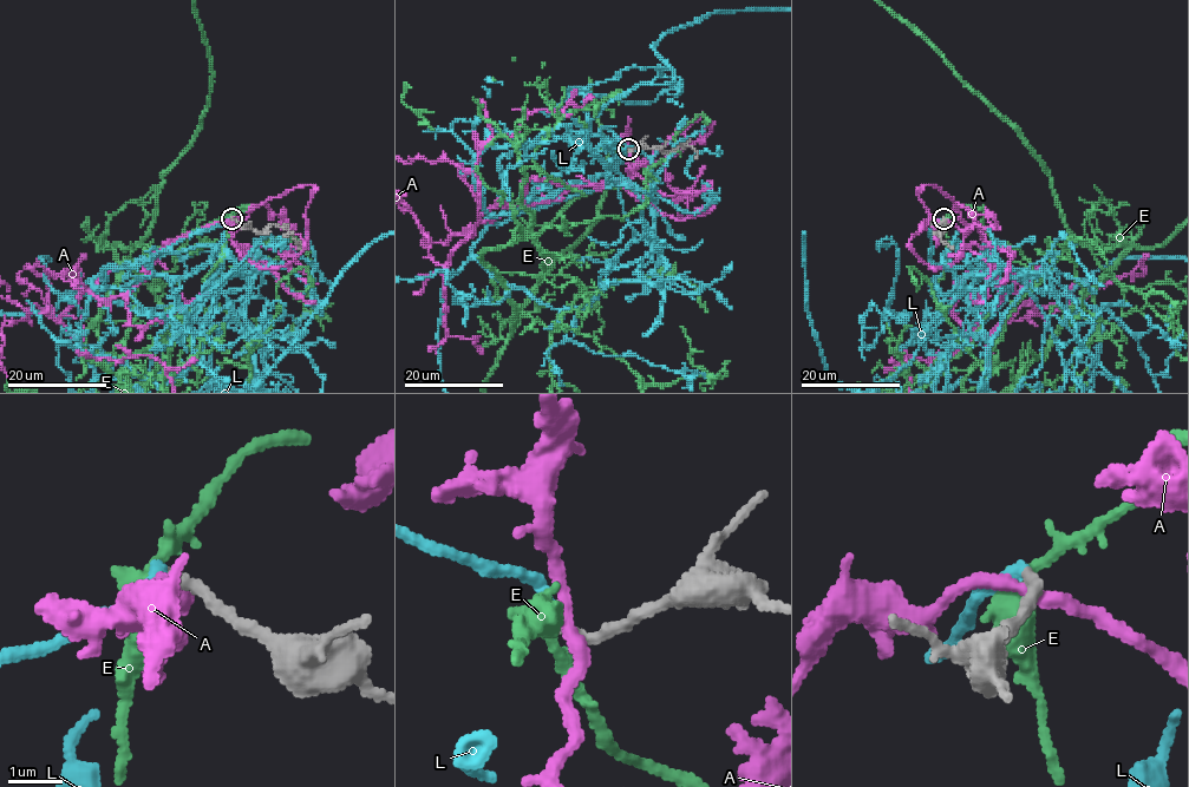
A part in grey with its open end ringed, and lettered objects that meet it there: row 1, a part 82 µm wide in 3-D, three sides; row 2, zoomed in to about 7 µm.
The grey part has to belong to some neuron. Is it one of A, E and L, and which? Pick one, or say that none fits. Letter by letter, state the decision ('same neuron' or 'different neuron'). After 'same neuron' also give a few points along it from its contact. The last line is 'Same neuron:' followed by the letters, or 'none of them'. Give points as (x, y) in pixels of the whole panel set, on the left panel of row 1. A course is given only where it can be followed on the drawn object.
A: different neuron
E: different neuron
L: same neuron; course (232, 218), (136, 266), (106, 268), (103, 288), (90, 280), (58, 293), (41, 260), (116, 303), (128, 368)
Same neuron: L

